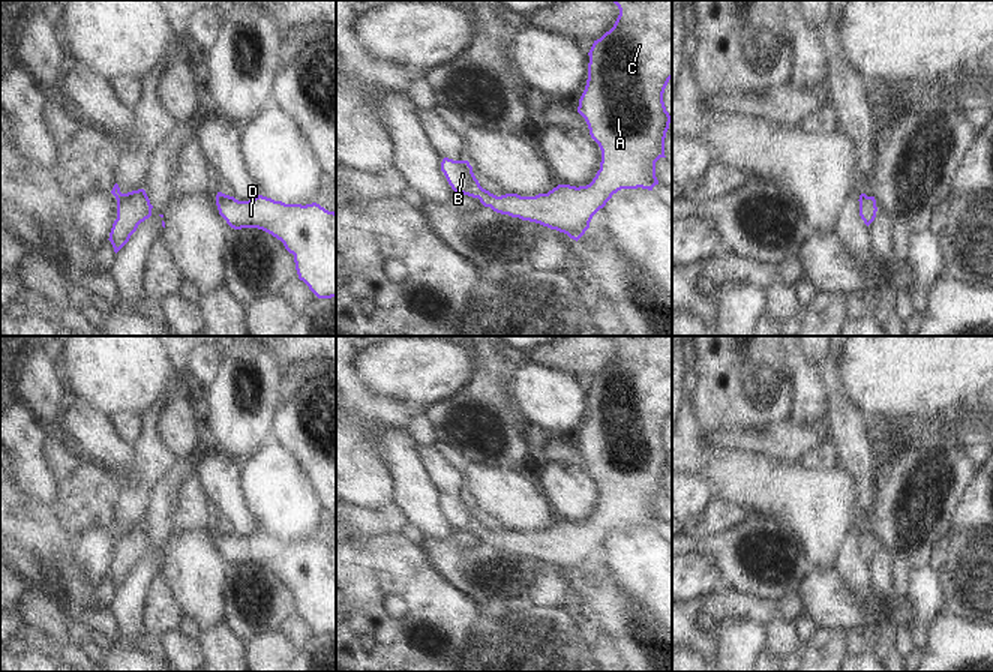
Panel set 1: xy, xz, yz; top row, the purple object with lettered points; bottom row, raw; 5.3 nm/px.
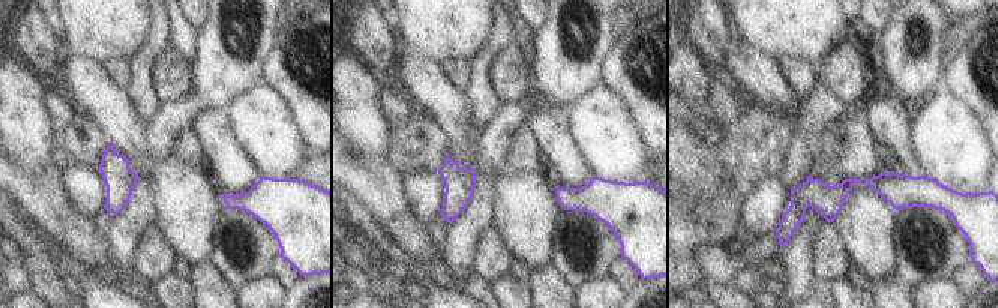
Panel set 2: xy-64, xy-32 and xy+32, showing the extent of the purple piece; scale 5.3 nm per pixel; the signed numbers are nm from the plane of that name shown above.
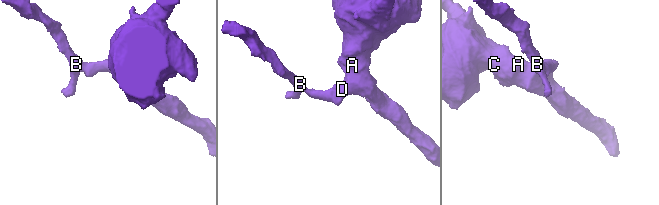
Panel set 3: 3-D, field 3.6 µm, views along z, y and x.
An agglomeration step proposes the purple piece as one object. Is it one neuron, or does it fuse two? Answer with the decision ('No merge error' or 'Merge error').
No merge error.

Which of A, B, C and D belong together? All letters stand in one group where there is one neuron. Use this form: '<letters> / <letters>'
A B C D

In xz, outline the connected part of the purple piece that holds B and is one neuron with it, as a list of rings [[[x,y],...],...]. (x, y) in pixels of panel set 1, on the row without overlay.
[[[612,336],[620,351],[614,363],[594,376],[588,392],[588,416],[578,448],[585,454],[591,474],[602,486],[600,506],[586,522],[558,520],[548,530],[496,532],[483,525],[468,496],[444,494],[441,507],[456,530],[478,534],[494,548],[530,556],[579,576],[592,552],[621,525],[652,526],[658,516],[656,498],[664,492],[664,474],[672,453],[663,438],[672,414],[672,336]]]

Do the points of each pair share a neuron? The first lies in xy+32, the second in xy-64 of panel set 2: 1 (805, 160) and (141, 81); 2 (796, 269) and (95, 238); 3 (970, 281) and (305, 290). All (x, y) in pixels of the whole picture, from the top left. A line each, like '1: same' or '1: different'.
1: same
2: different
3: different

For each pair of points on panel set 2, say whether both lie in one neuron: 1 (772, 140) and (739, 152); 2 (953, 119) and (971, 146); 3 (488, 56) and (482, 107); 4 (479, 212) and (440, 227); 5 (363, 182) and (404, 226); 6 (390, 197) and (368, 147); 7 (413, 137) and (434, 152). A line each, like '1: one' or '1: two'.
1: one
2: one
3: one
4: two
5: one
6: two
7: one

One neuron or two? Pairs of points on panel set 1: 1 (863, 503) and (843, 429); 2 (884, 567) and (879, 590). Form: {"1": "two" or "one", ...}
{"1": "one", "2": "one"}

